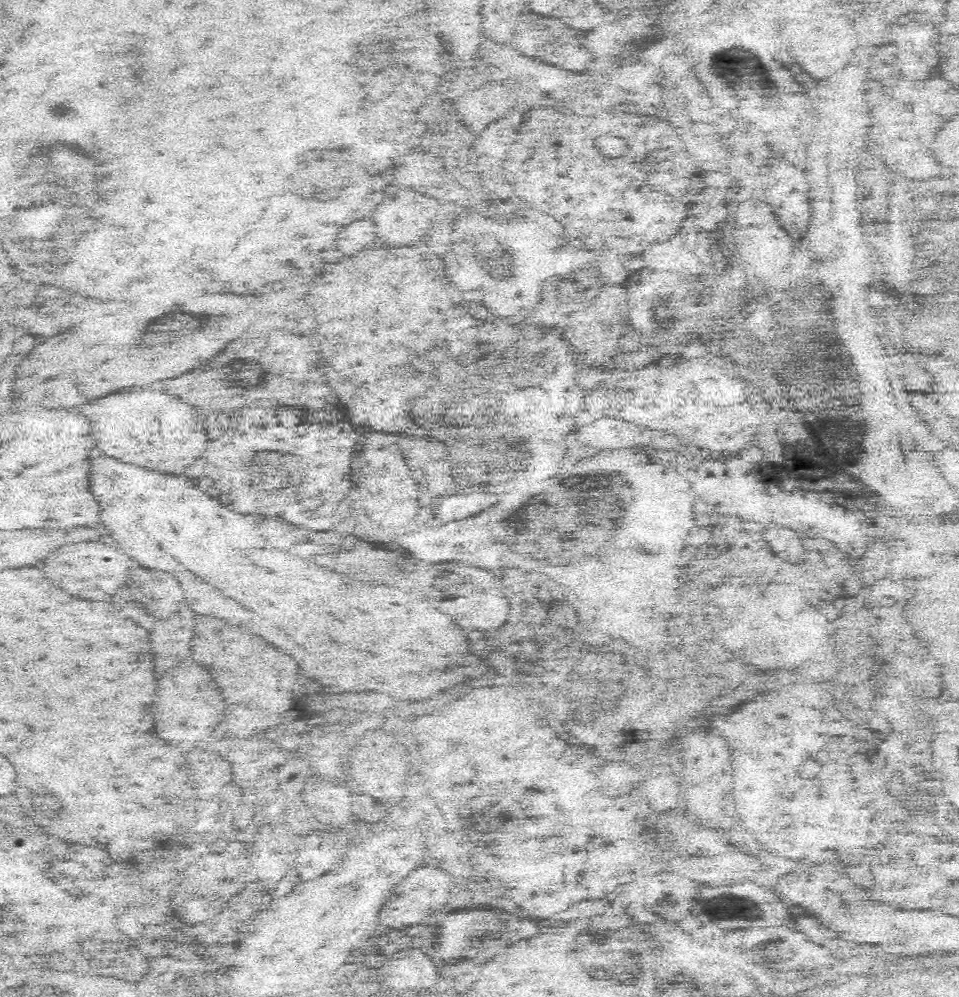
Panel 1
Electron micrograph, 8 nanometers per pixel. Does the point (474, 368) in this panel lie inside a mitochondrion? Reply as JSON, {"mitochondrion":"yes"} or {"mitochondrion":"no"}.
{"mitochondrion":"yes"}

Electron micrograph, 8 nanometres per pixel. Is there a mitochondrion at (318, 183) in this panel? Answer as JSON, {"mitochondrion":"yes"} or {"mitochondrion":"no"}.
{"mitochondrion":"yes"}

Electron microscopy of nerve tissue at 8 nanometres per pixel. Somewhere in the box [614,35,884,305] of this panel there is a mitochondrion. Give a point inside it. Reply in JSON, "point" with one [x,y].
{"point":[745,75]}

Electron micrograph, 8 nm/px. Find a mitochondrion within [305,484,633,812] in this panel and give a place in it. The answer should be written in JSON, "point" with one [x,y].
{"point":[529,530]}

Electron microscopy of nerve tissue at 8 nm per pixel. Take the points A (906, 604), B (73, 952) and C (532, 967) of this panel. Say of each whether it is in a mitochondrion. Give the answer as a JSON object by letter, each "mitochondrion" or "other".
{"A":"other","B":"other","C":"other"}

